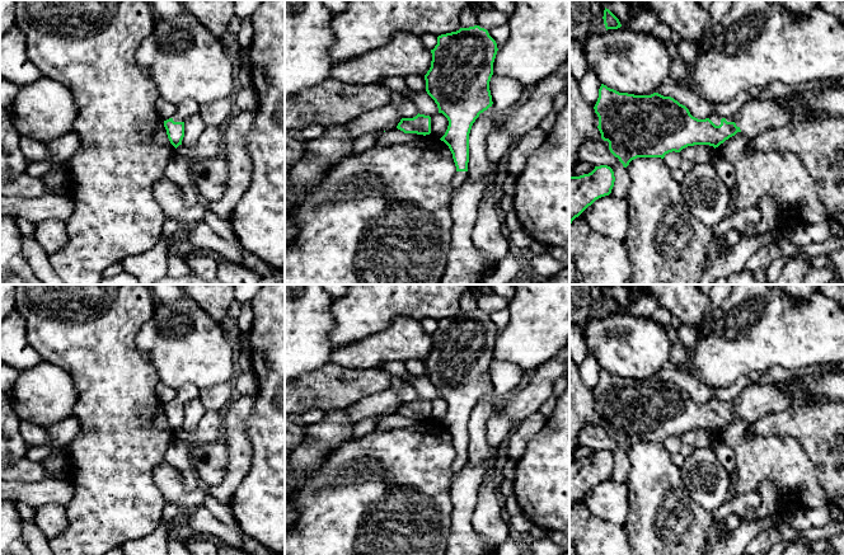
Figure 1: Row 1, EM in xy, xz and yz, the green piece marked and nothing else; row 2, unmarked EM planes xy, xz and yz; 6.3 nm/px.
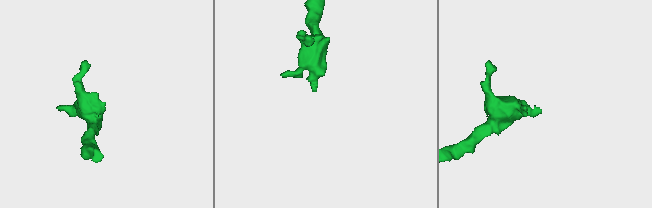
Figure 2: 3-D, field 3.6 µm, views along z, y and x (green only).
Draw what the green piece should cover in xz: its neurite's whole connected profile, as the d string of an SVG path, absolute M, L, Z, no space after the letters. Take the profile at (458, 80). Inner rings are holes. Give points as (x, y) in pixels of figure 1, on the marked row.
M479 25L441 34L437 37L437 44L431 50L431 67L425 75L426 91L437 104L439 113L442 113L449 121L447 130L440 140L449 146L456 166L450 184L451 194L469 175L469 133L472 126L479 114L493 104L489 81L493 75L497 51L496 41L487 29Z

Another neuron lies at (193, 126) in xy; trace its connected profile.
M200 114L189 116L184 121L184 137L182 140L182 145L184 145L186 147L193 147L205 128L206 124L203 123Z

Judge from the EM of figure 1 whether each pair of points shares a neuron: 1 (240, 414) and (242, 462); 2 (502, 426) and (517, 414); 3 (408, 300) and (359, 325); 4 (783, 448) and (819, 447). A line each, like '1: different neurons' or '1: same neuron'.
1: same neuron
2: same neuron
3: same neuron
4: different neurons

